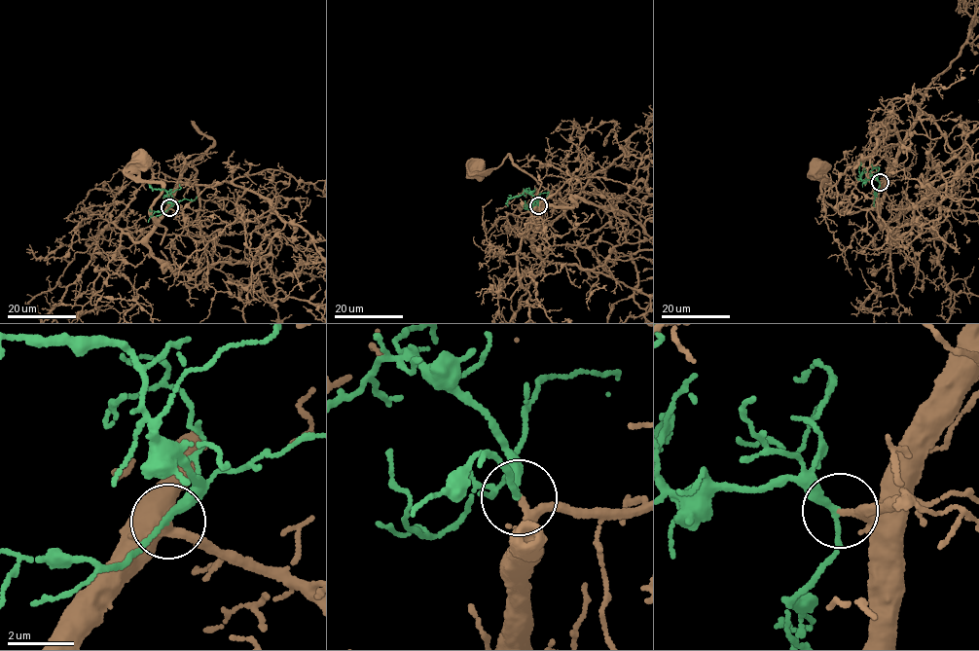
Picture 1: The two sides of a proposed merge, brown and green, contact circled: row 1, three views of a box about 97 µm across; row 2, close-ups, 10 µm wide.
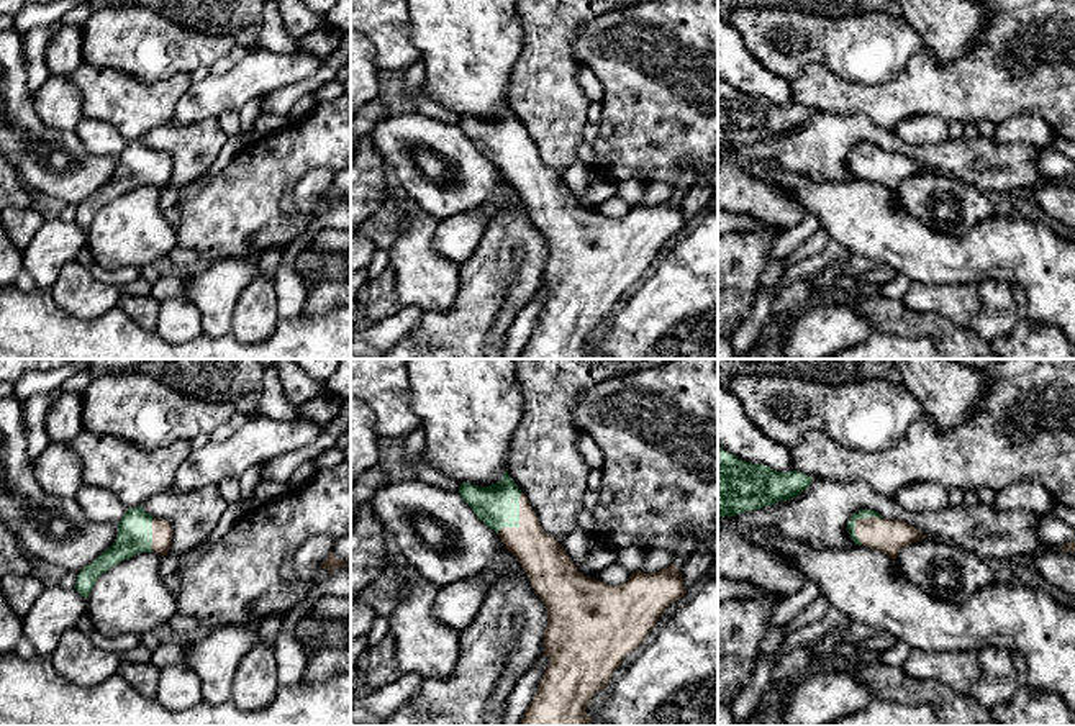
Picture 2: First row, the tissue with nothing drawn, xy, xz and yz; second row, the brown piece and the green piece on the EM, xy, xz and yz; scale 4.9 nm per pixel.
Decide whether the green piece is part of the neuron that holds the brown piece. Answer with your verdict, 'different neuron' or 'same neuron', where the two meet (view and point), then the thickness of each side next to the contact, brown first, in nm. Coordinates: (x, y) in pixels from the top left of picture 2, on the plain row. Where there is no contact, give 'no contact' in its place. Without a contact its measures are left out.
different neuron | xz (520, 153) | 220/220 nm

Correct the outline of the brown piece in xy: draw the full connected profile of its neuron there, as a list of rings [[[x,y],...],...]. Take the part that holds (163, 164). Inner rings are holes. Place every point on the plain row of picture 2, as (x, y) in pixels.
[[[152,151],[152,185],[167,188],[172,177],[172,157],[162,151]]]

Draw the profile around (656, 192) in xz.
[[[664,180],[647,182],[644,195],[639,203],[644,206],[659,205],[674,197],[674,192],[675,185],[669,182]]]

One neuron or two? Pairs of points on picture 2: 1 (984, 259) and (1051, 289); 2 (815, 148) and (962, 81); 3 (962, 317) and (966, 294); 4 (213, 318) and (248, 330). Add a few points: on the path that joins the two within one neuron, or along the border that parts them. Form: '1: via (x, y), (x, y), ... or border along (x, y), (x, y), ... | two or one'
1: via (1000, 259), (1021, 259), (1034, 272) | one
2: border along (834, 112), (864, 113), (875, 125), (893, 133) | two
3: via (962, 312), (964, 299) | one
4: border along (244, 289), (235, 308), (233, 326), (228, 331) | two

